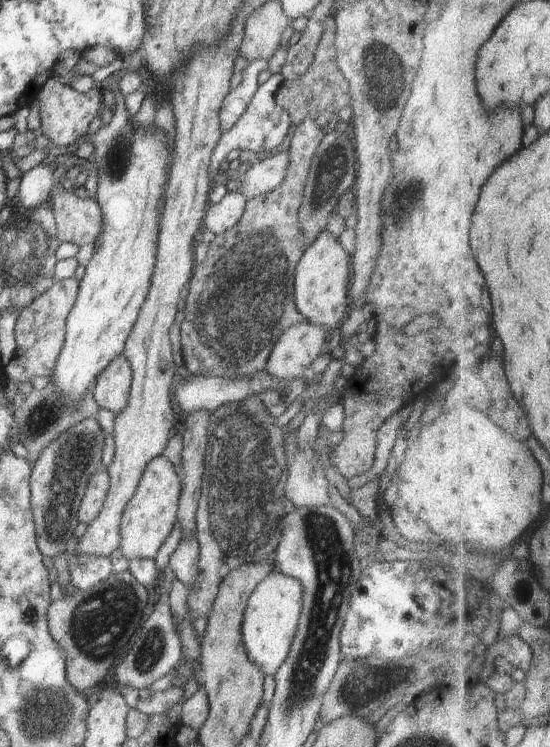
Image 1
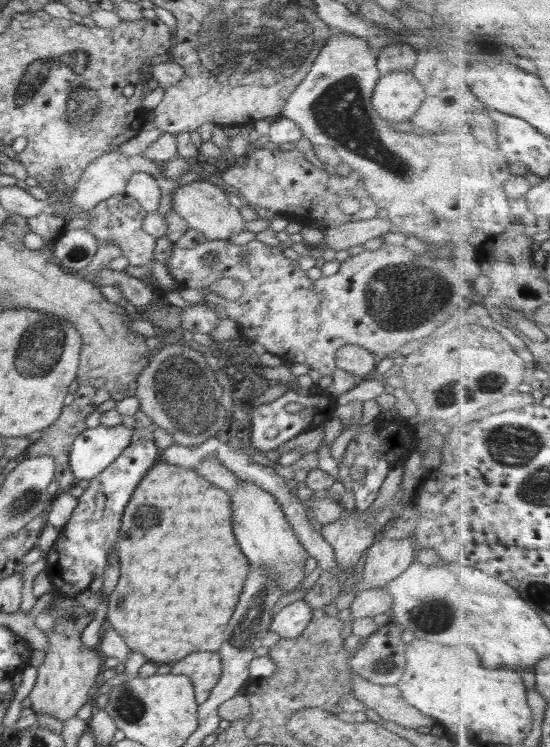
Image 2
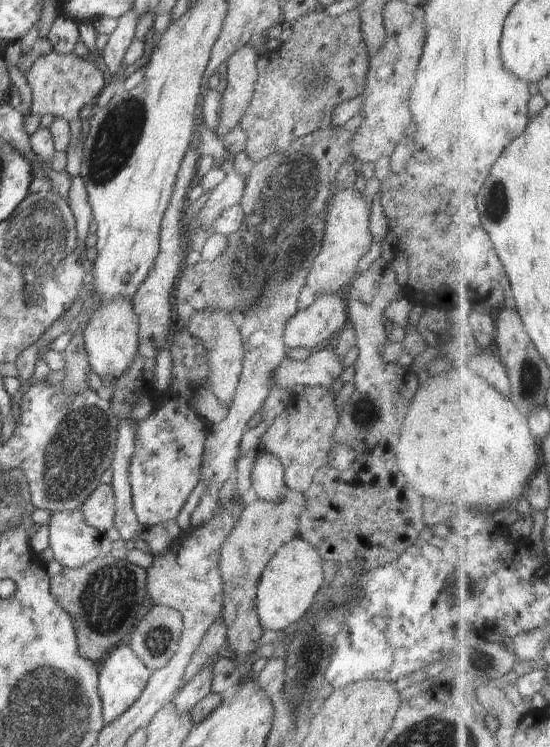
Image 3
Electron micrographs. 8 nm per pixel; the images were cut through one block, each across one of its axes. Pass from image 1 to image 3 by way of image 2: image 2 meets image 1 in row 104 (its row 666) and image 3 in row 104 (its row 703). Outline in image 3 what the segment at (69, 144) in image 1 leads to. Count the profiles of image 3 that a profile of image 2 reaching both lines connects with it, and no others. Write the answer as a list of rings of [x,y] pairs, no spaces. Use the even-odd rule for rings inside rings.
[[[55,50],[34,60],[25,77],[32,92],[31,113],[40,117],[52,114],[54,118],[64,119],[66,122],[79,118],[80,110],[86,104],[92,105],[92,100],[102,93],[106,85],[104,74],[92,57],[82,58],[73,52],[60,54]]]

